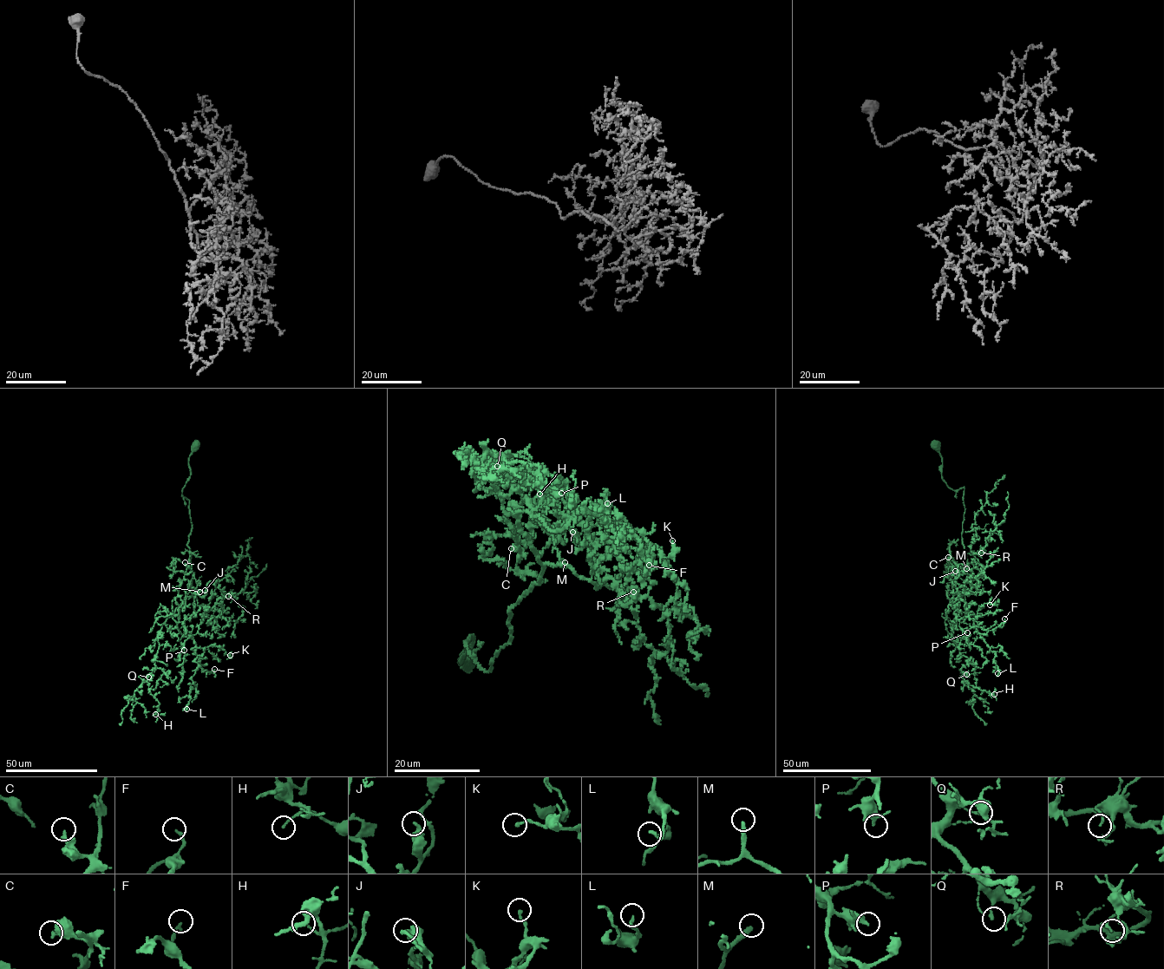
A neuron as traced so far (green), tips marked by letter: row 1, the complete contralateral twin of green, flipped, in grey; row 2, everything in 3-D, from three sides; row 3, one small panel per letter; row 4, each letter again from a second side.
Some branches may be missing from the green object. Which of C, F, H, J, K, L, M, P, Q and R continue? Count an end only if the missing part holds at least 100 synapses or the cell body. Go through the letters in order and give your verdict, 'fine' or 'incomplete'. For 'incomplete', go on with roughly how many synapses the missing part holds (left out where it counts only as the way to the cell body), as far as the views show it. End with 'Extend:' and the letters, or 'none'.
C: fine
F: fine
H: fine
J: fine
K: fine
L: fine
M: incomplete | 400 syn
P: fine
Q: fine
R: fine
Extend: M

